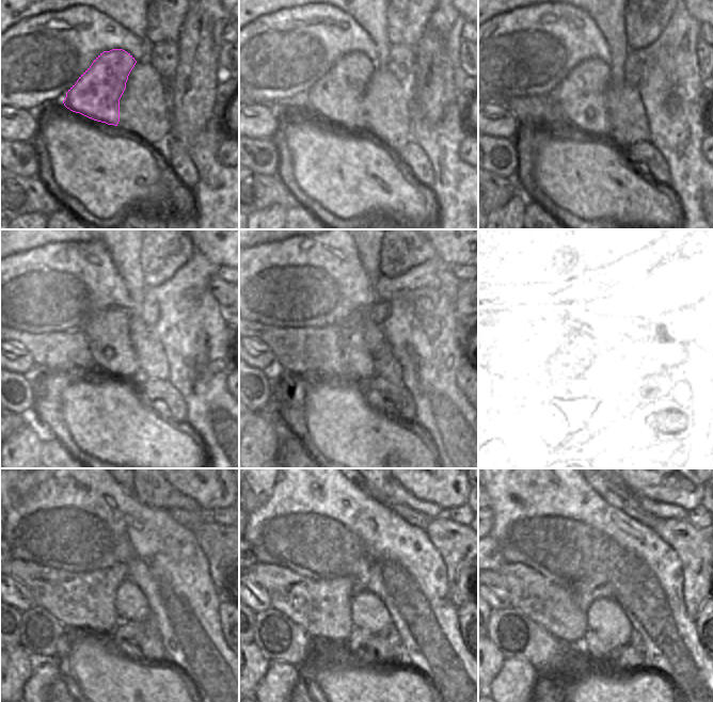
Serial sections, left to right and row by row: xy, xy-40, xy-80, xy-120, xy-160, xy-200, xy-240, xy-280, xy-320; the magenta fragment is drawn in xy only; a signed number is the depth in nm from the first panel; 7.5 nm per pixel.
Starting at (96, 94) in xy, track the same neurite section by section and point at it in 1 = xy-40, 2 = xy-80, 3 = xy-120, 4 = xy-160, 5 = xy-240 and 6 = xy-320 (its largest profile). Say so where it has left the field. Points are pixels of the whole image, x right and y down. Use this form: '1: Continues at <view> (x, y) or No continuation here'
1: Continues at xy-40 (337, 97)
2: Continues at xy-80 (582, 96)
3: Continues at xy-120 (108, 332)
4: Continues at xy-160 (359, 365)
5: Continues at xy-240 (106, 612)
6: Continues at xy-320 (579, 615).

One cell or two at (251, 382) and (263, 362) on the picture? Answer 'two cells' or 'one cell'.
two cells

